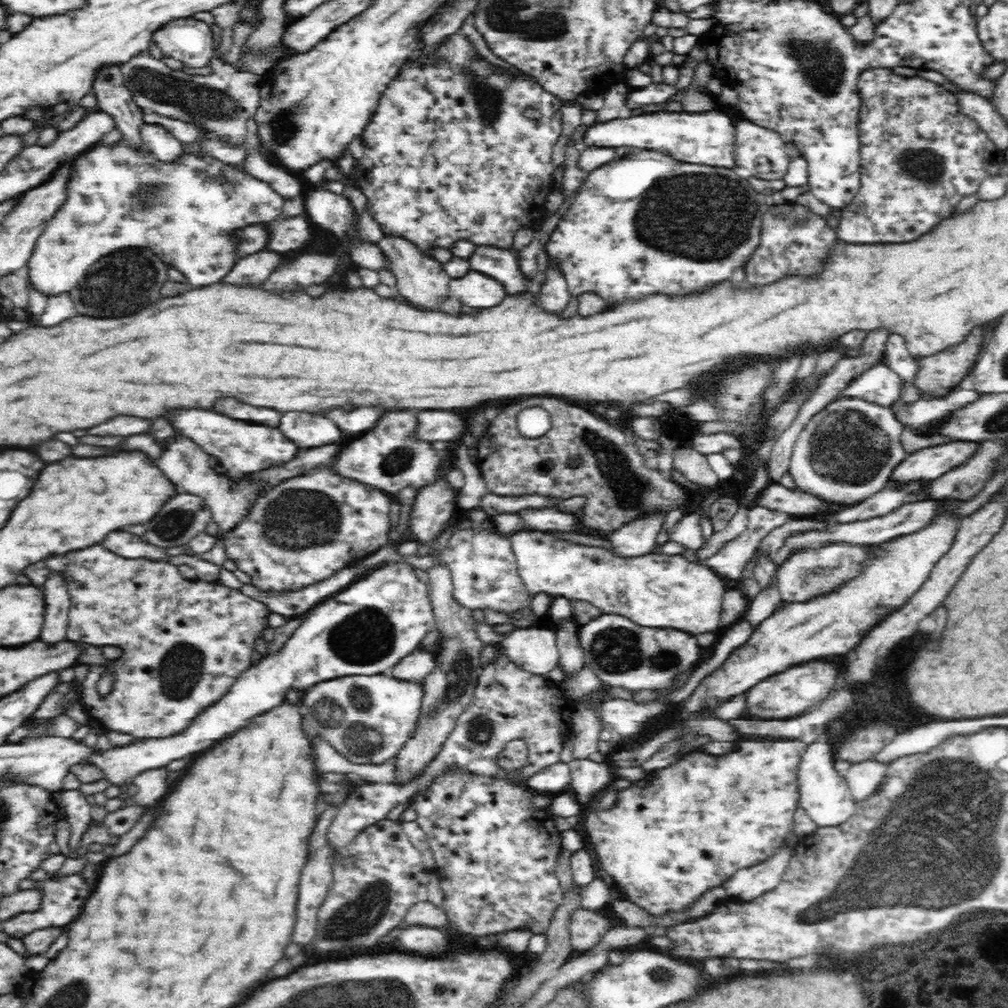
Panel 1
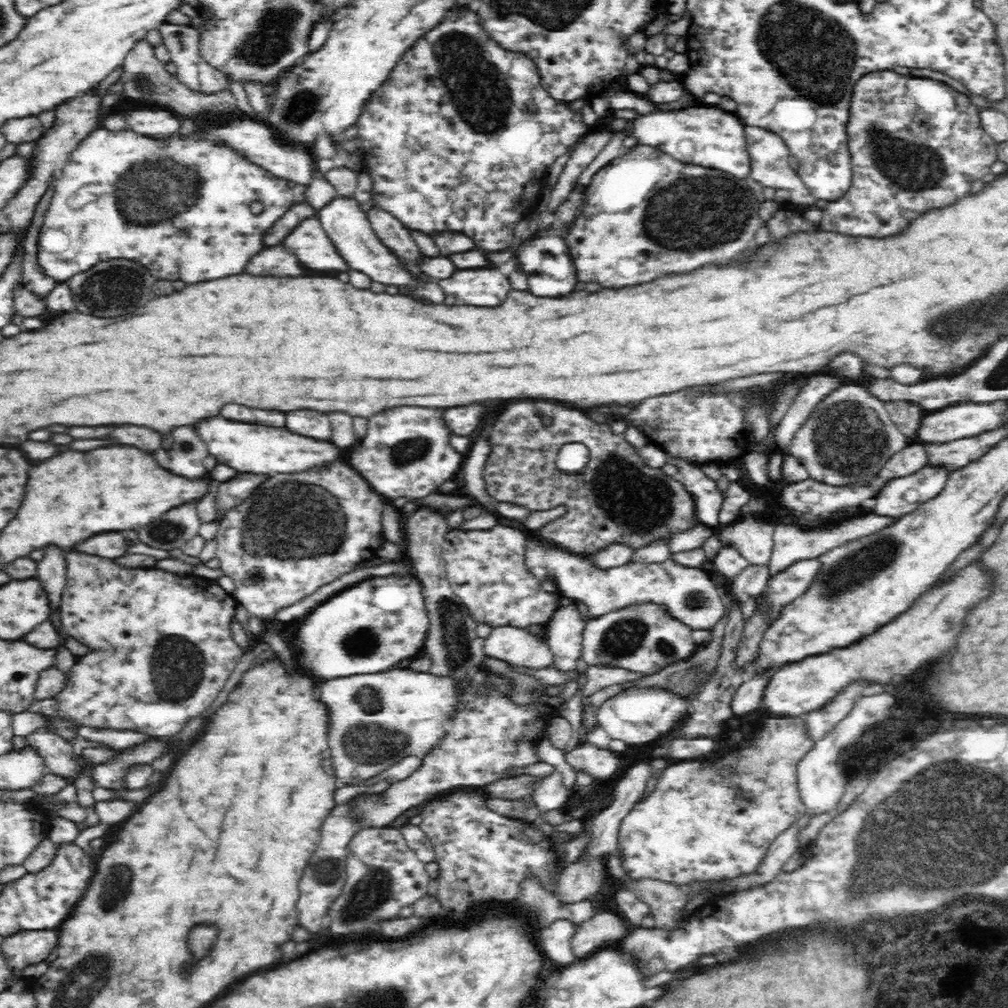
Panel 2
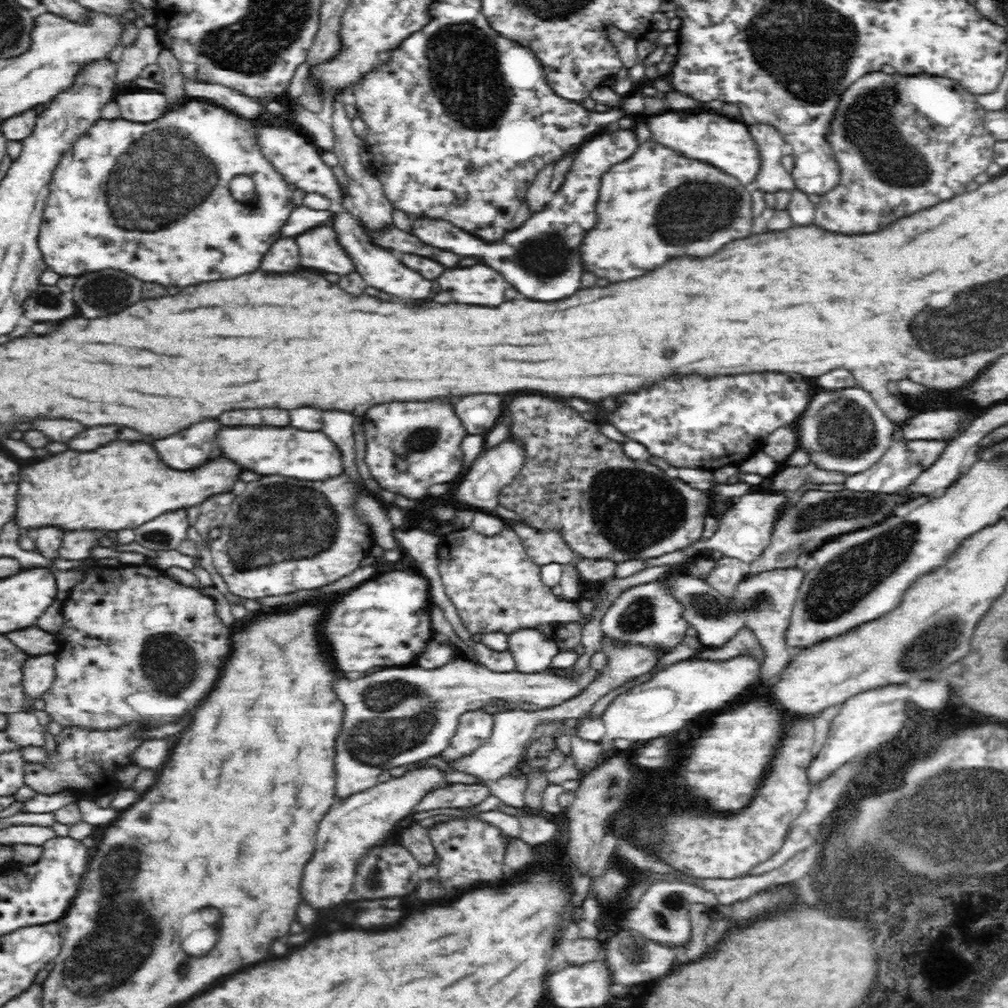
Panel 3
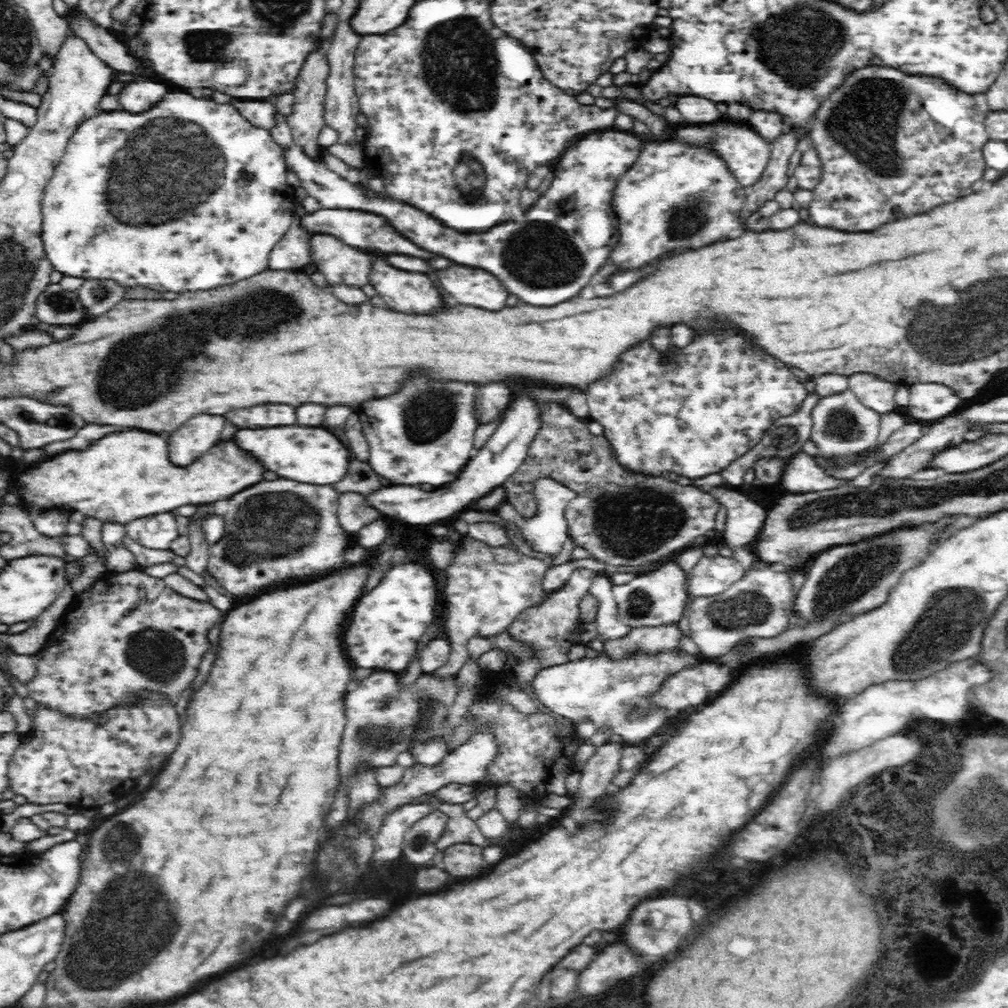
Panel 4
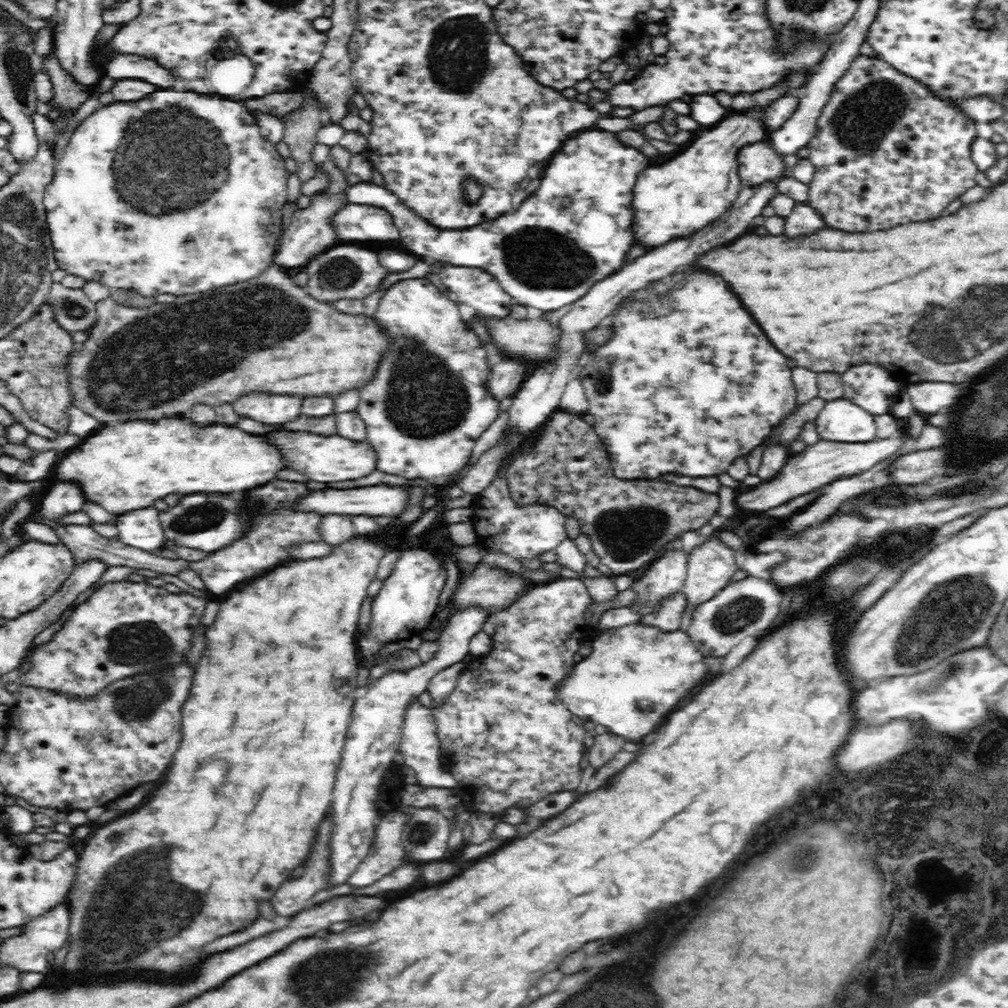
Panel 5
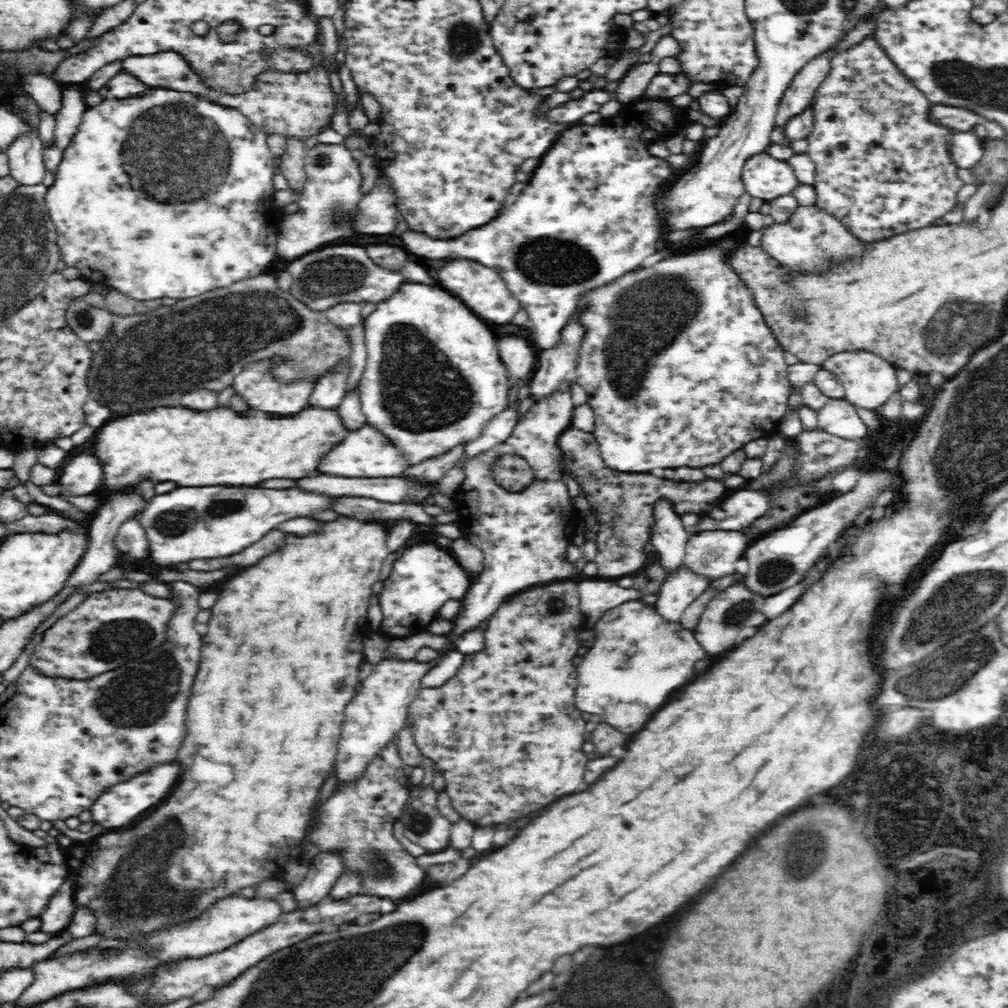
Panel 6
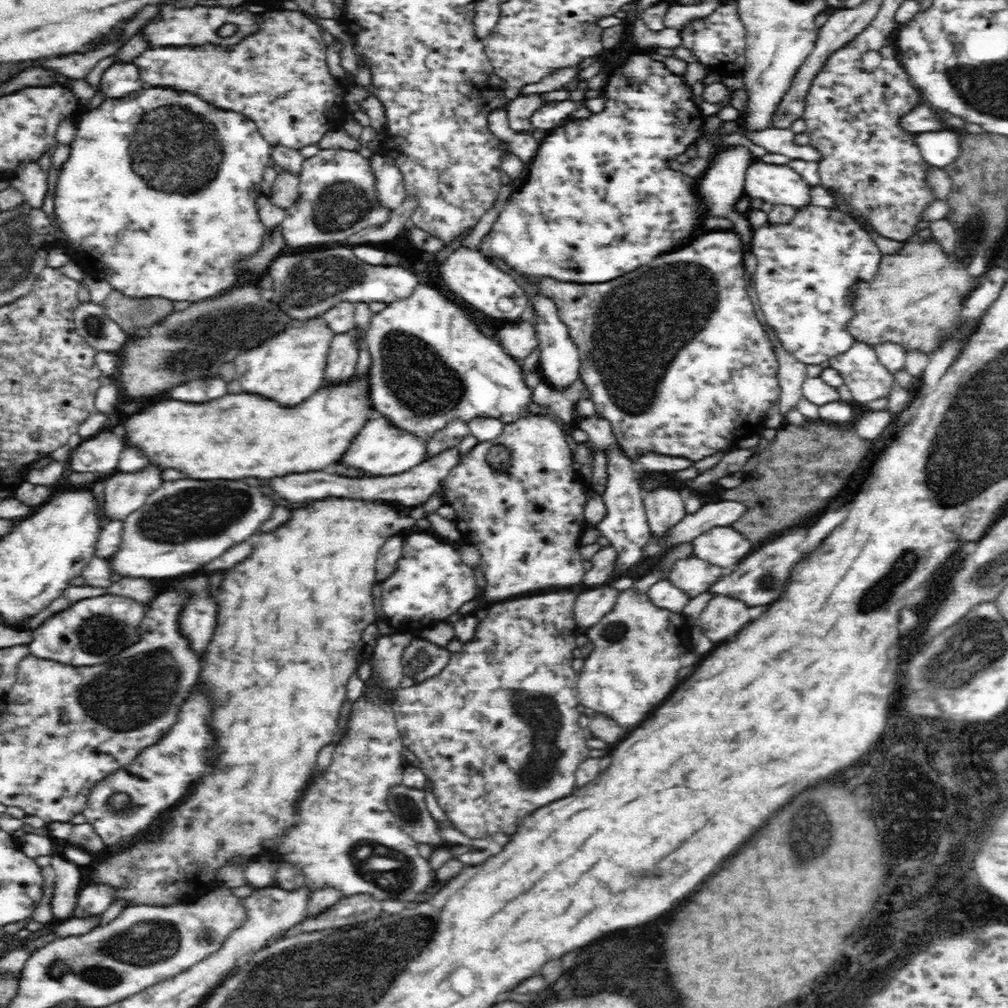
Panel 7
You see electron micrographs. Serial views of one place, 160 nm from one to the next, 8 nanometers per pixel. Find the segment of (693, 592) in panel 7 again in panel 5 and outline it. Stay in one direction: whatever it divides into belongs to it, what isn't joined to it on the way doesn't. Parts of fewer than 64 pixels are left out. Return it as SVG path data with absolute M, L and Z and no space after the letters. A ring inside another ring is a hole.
M678 592L670 600L664 600L660 610L656 610L654 614L640 617L638 622L642 626L657 628L658 632L676 632L680 628L680 620L682 620L682 613L686 606L683 593Z

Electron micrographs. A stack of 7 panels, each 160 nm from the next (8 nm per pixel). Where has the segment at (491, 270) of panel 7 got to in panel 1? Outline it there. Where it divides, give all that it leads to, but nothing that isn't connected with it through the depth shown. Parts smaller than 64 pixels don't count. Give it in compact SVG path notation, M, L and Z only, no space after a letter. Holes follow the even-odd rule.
M470 272L464 278L450 282L450 296L470 308L492 308L506 298L506 290L494 278Z

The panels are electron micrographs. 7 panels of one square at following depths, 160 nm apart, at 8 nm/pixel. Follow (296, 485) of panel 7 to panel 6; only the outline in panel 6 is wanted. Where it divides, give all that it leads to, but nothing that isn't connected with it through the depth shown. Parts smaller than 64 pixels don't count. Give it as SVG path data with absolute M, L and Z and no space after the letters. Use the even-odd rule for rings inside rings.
M318 476L318 478L302 478L300 488L330 492L334 496L368 496L384 502L402 502L402 496L406 496L406 482L400 478L338 480L334 476Z

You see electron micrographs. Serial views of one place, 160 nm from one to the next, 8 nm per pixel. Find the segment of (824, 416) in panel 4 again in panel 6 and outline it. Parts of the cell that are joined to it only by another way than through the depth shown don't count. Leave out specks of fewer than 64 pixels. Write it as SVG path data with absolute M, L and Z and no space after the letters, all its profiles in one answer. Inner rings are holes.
M845 398L828 399L816 413L818 428L822 432L854 441L860 441L871 434L862 417L856 413L856 408Z

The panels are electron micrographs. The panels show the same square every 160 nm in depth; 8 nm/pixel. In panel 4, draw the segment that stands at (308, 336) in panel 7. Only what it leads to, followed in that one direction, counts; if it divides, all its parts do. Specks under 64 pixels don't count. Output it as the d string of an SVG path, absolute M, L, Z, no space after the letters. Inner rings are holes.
M268 404L246 408L240 412L226 412L224 414L228 424L236 428L264 428L264 426L290 426L294 424L294 408L282 404Z

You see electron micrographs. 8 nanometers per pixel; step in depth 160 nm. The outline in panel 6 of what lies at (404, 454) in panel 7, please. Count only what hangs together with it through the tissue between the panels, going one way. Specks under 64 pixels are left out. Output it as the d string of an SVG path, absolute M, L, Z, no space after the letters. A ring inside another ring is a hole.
M362 428L358 432L348 434L344 440L340 440L336 446L326 452L318 462L318 472L328 476L340 476L340 478L386 478L386 476L398 476L402 472L402 460L398 460L398 452L390 448L390 444L382 444L382 436L376 432L370 432L370 428Z

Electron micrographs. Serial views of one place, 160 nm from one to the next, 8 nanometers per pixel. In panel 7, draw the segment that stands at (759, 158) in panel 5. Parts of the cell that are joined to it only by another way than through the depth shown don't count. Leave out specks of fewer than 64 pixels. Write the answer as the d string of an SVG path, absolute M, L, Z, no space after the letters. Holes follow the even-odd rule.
M755 160L746 170L745 182L746 196L750 199L760 198L763 202L770 202L773 205L792 205L798 208L809 204L811 187L789 165L766 164L762 160Z

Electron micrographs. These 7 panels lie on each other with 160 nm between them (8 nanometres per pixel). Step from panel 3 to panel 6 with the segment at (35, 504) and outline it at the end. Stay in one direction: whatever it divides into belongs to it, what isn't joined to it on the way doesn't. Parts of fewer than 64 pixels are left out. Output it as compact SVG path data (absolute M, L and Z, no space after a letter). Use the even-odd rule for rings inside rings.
M156 408L154 412L146 412L146 414L134 414L134 416L126 416L120 420L114 420L110 424L105 424L104 428L100 427L100 432L94 438L92 444L92 454L96 456L96 460L102 466L102 478L104 478L104 486L100 486L100 492L106 496L126 492L126 490L138 490L142 482L150 480L154 484L160 482L174 482L178 487L194 487L194 486L256 486L260 482L266 480L274 480L274 478L304 478L306 472L314 470L314 464L318 464L318 456L322 456L322 452L326 452L326 448L330 448L330 444L336 444L338 440L342 440L346 436L336 410L326 412L326 410L306 410L294 418L270 418L264 412L248 412L248 416L238 416L232 410L210 410L210 412L190 412L186 408Z

